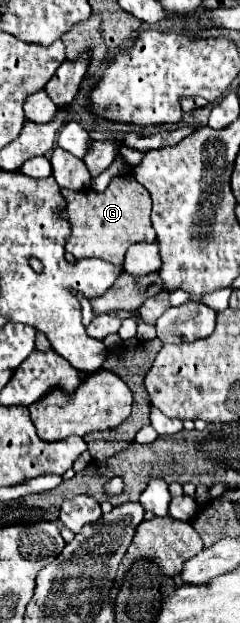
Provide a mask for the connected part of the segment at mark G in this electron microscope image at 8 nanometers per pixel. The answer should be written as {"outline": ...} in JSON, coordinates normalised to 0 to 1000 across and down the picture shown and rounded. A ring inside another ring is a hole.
{"outline":[[[546,278],[496,281],[488,287],[463,287],[454,300],[429,310],[396,307],[279,307],[263,303],[263,313],[279,319],[271,348],[304,361],[304,374],[279,384],[271,400],[313,409],[321,416],[404,413],[429,419],[454,419],[471,425],[513,429],[513,413],[538,393],[579,387],[646,387],[646,371],[629,364],[629,313],[554,287]]]}

